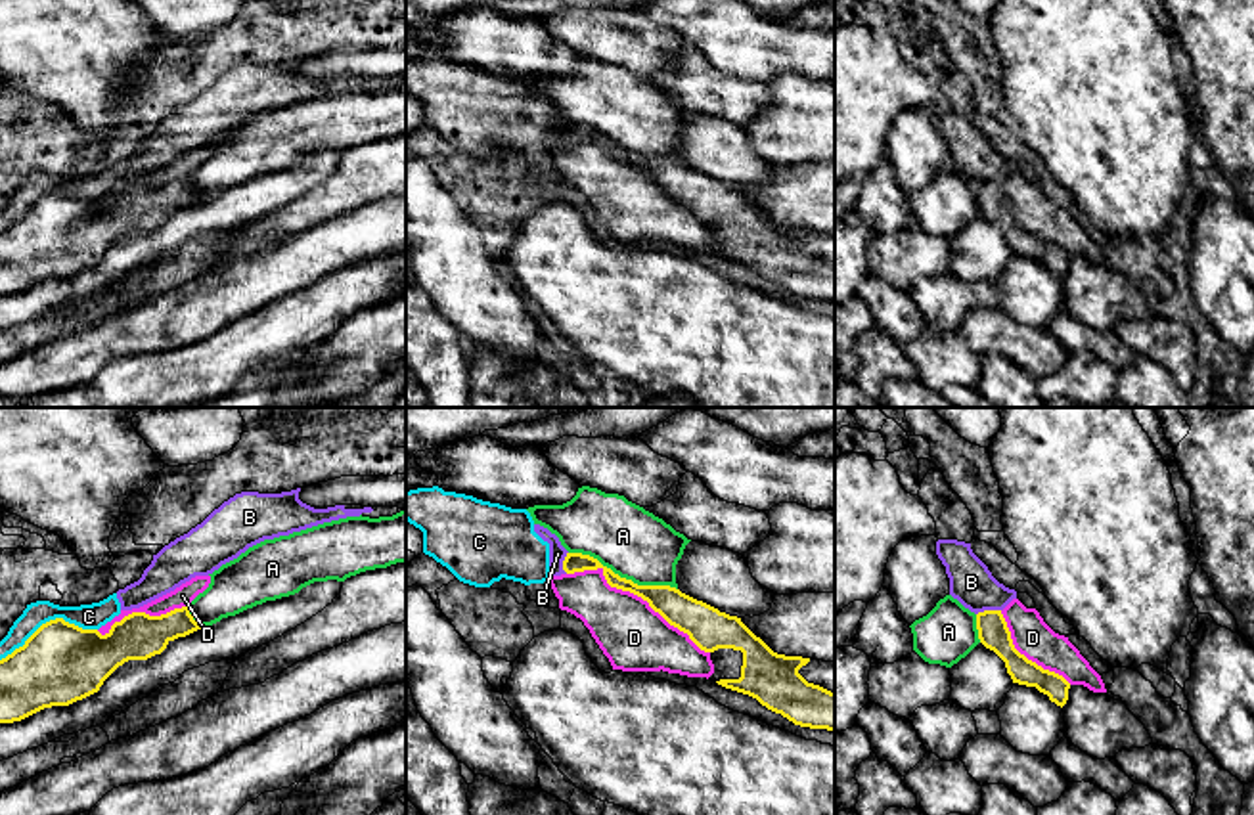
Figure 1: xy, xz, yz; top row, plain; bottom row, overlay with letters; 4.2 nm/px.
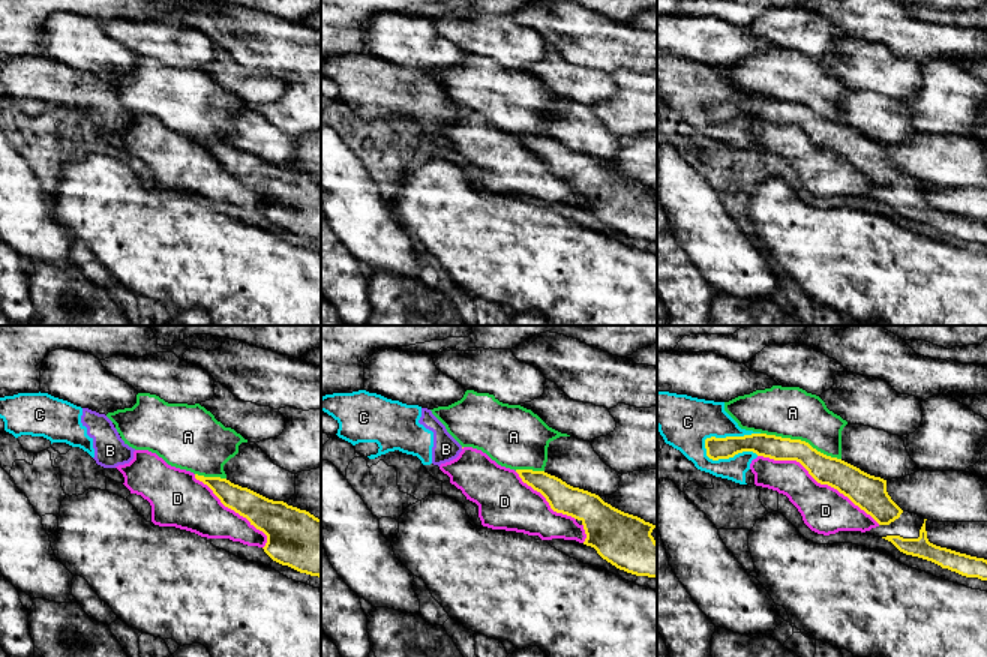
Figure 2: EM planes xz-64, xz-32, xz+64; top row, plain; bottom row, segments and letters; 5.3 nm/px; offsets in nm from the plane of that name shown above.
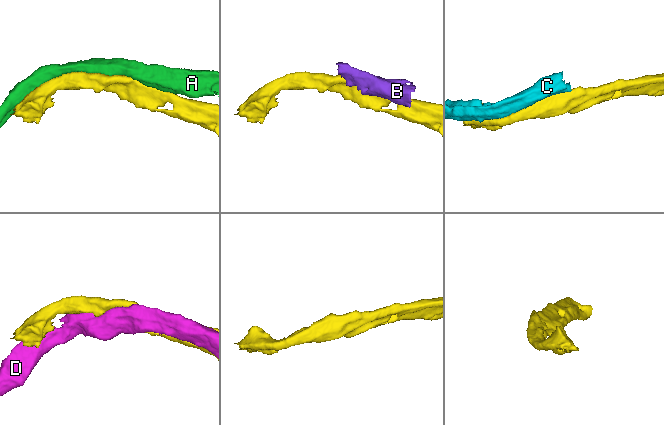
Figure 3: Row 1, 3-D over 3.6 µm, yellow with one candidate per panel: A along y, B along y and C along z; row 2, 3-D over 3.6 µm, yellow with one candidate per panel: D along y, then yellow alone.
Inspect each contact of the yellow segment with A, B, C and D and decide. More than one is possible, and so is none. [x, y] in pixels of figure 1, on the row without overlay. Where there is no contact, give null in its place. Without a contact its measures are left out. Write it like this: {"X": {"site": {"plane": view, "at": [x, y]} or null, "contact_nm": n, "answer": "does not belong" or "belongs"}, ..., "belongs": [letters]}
{"A": {"site": {"plane": "xz", "at": [623, 150]}, "contact_nm": 480, "answer": "does not belong"}, "B": {"site": {"plane": "yz", "at": [988, 182]}, "contact_nm": 110, "answer": "does not belong"}, "C": {"site": {"plane": "xy", "at": [50, 192]}, "contact_nm": 440, "answer": "does not belong"}, "D": {"site": {"plane": "xz", "at": [636, 165]}, "contact_nm": 700, "answer": "does not belong"}, "belongs": []}

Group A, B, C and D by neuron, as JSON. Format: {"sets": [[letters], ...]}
{"sets": [["A"], ["B", "C"], ["D"]]}

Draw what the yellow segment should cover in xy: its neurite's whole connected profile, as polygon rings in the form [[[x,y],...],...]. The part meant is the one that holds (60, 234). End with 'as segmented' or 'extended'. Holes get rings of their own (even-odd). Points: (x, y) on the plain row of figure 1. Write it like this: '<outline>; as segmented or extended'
[[[188,178],[161,187],[132,184],[105,207],[50,191],[0,231],[0,295],[82,272],[124,233],[161,226],[170,212],[201,199]]]; as segmented

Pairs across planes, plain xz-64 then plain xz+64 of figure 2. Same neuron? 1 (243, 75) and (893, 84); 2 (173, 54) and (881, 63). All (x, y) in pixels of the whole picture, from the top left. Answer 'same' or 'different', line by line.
1: same
2: different

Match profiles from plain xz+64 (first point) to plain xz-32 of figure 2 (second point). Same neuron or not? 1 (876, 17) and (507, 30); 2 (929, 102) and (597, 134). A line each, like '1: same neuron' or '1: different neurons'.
1: different neurons
2: different neurons

